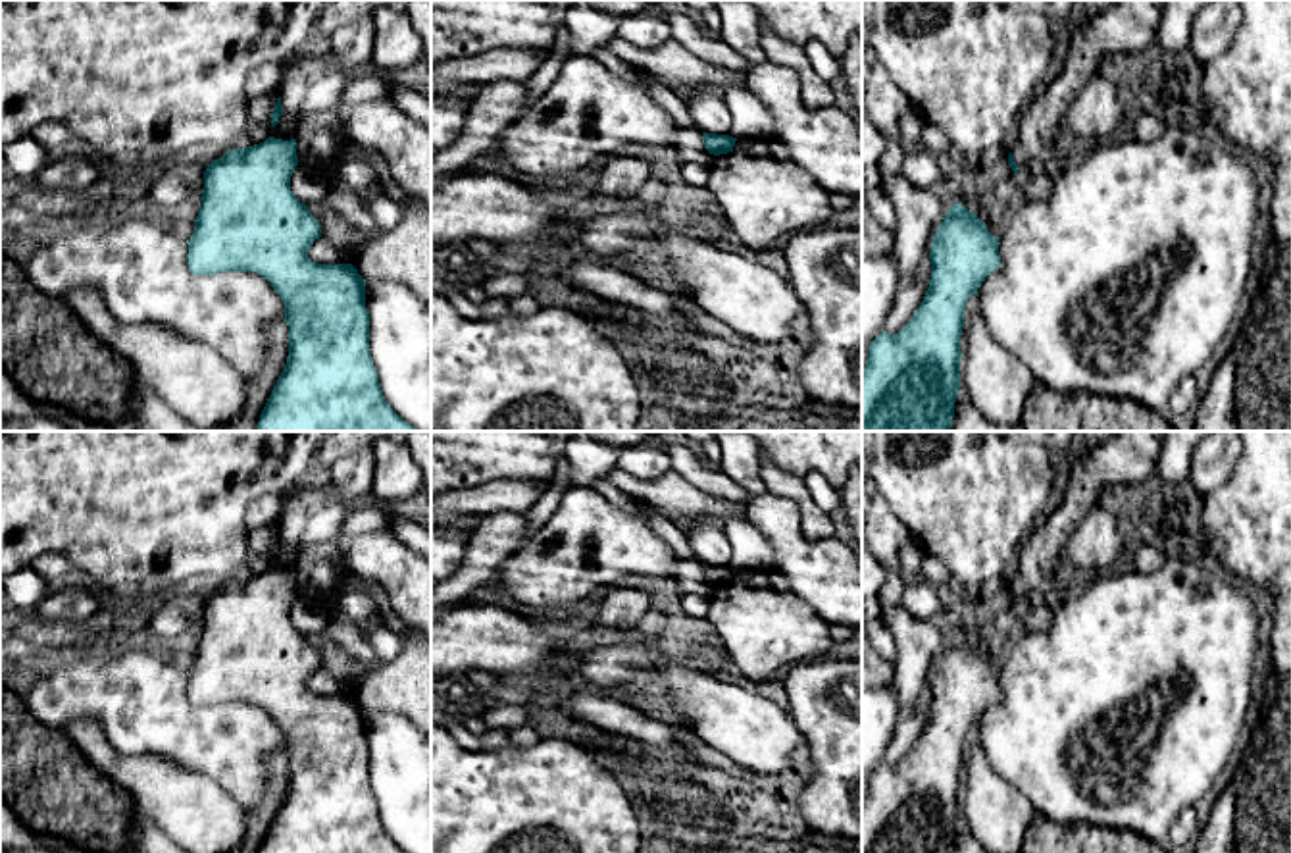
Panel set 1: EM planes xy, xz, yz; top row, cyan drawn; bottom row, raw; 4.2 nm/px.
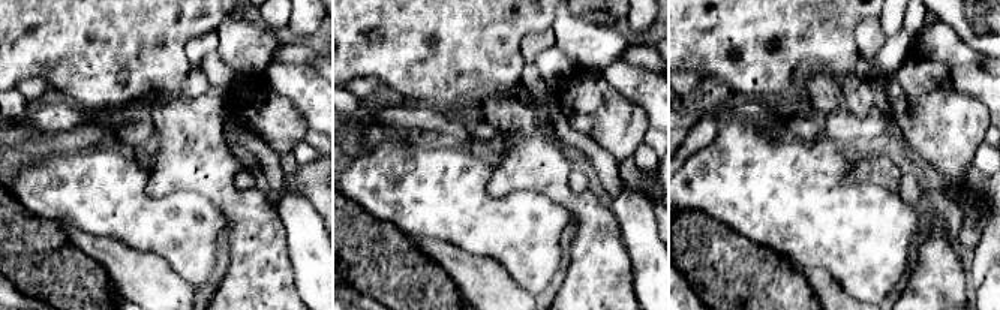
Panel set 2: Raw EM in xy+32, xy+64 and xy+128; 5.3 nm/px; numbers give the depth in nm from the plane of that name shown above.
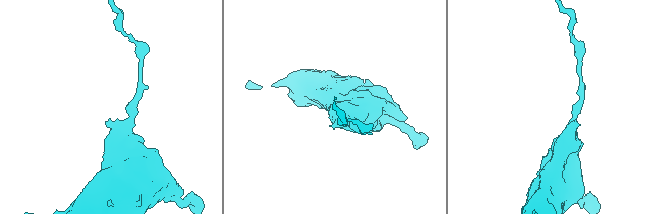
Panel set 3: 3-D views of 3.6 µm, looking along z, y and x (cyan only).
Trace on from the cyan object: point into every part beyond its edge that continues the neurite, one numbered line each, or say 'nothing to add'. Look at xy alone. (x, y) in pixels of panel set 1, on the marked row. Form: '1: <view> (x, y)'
nothing to add

